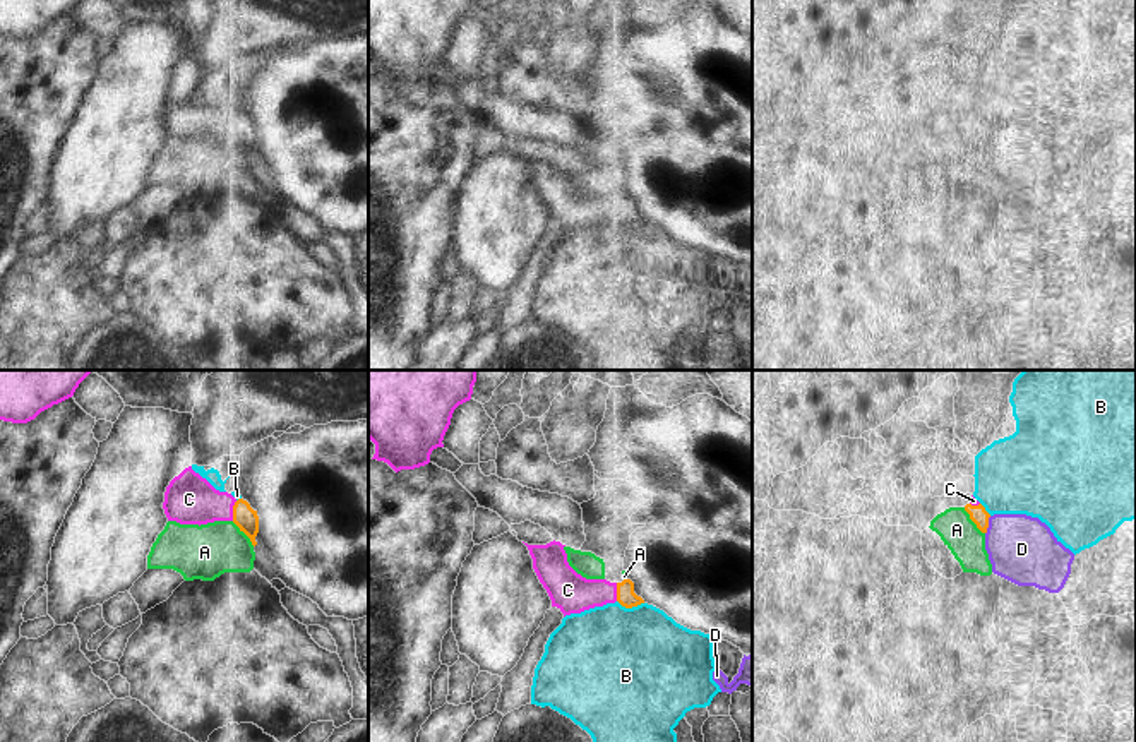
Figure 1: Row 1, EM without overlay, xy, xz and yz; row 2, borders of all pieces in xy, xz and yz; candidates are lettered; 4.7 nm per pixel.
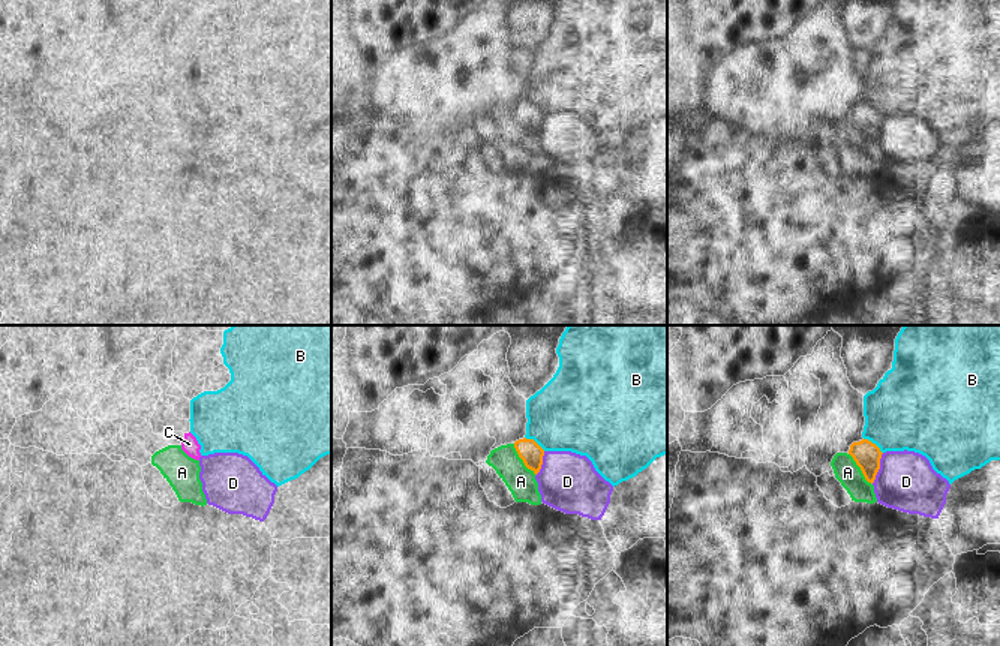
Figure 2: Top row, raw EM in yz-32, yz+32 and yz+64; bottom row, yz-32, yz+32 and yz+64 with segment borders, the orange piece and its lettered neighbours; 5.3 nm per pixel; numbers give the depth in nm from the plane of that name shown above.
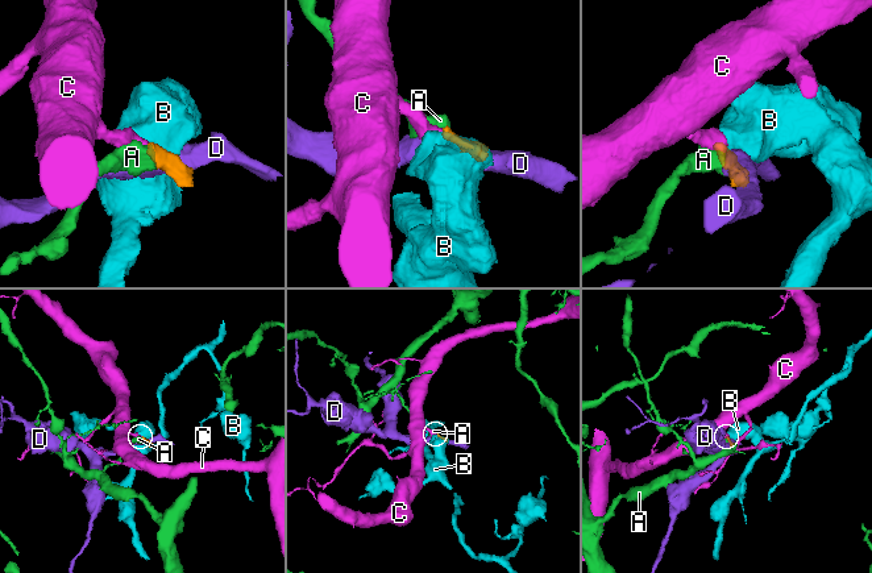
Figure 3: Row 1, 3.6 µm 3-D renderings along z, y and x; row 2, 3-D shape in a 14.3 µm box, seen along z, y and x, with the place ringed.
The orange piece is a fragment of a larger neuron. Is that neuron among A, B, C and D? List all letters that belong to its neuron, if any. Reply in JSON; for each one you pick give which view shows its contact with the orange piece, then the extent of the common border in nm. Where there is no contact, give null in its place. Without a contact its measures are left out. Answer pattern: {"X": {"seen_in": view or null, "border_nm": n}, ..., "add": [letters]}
{"C": {"seen_in": "xy", "border_nm": 100}, "add": ["C"]}

